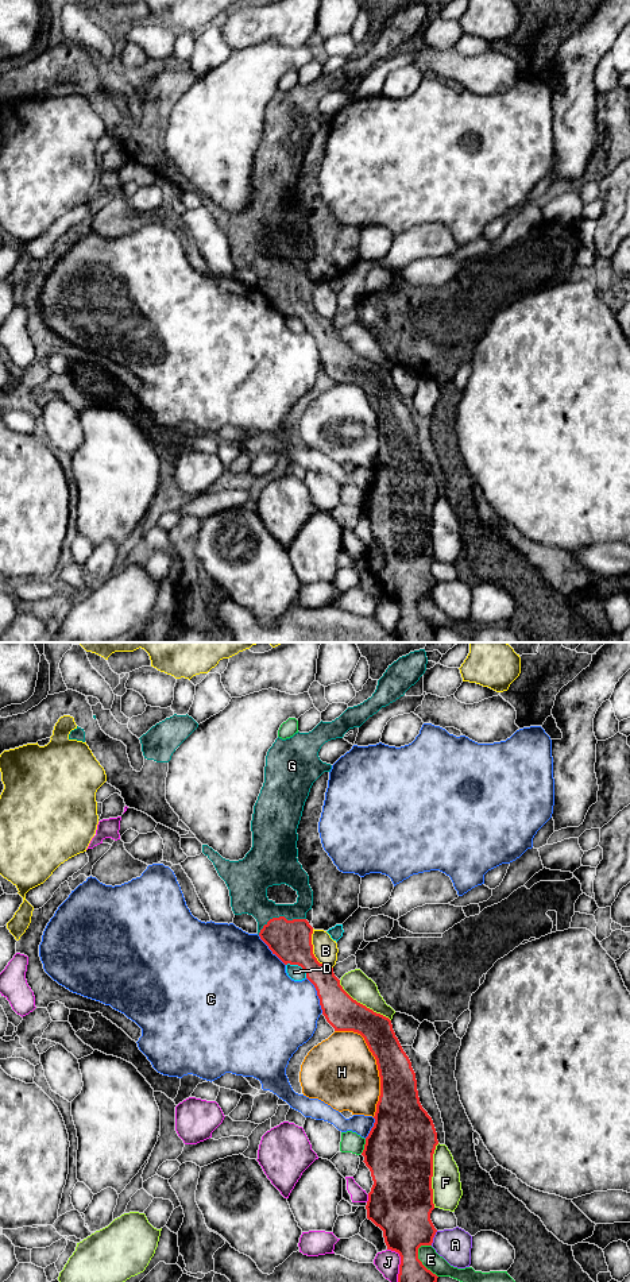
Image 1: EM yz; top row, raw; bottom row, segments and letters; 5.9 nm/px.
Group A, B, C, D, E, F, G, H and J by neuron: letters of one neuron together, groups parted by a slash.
A / B / C / D / E / F / G / H / J

